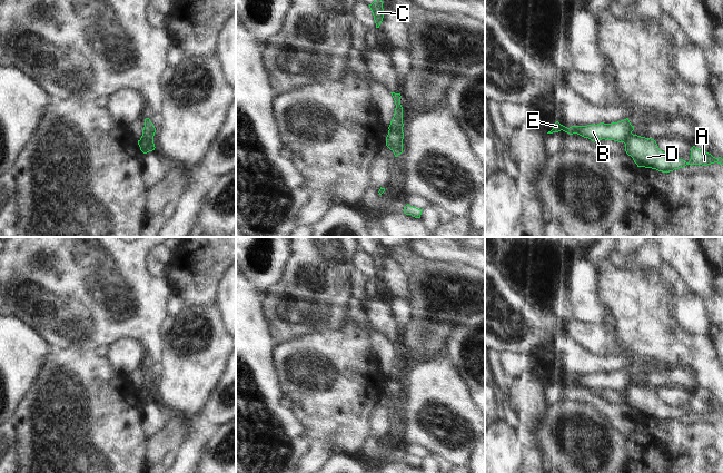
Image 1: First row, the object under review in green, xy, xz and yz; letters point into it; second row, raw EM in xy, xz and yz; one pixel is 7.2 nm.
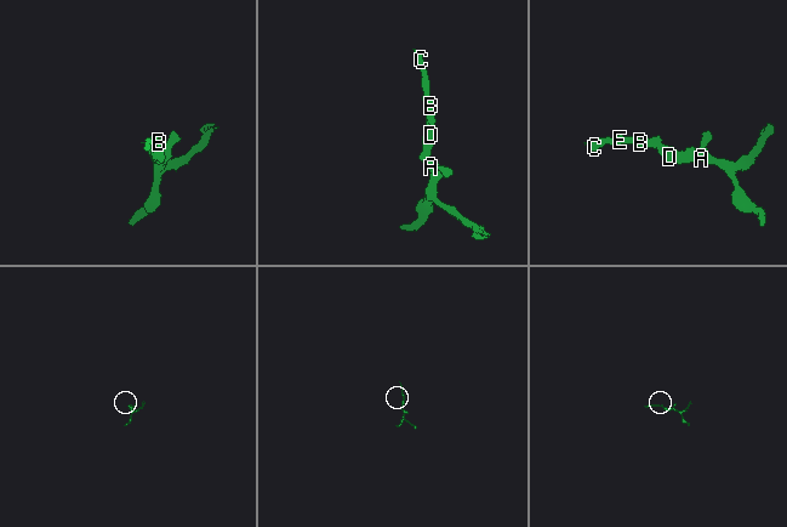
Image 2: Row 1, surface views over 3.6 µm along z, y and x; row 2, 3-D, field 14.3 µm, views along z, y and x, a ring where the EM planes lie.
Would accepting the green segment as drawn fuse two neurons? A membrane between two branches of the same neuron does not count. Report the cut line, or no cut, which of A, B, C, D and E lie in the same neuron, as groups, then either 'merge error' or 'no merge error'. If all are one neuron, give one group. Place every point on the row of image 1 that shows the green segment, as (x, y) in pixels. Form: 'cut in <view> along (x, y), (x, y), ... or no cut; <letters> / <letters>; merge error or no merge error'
cut in xy along (140, 138), (152, 139); A D / B C E; merge error

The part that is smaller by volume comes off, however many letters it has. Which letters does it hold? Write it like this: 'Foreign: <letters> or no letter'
Foreign: B, C, E.

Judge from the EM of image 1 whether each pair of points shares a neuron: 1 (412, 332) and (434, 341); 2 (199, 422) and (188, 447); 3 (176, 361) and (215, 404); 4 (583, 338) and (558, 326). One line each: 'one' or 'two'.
1: one
2: one
3: two
4: one

